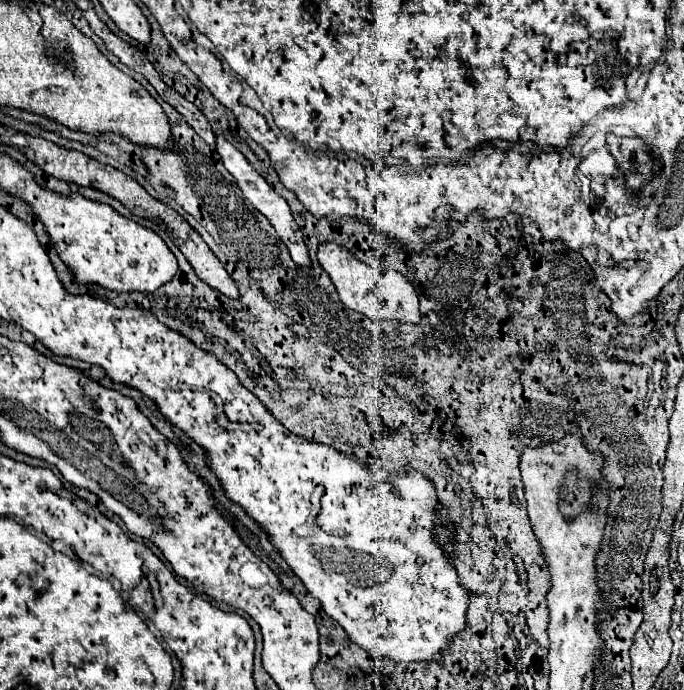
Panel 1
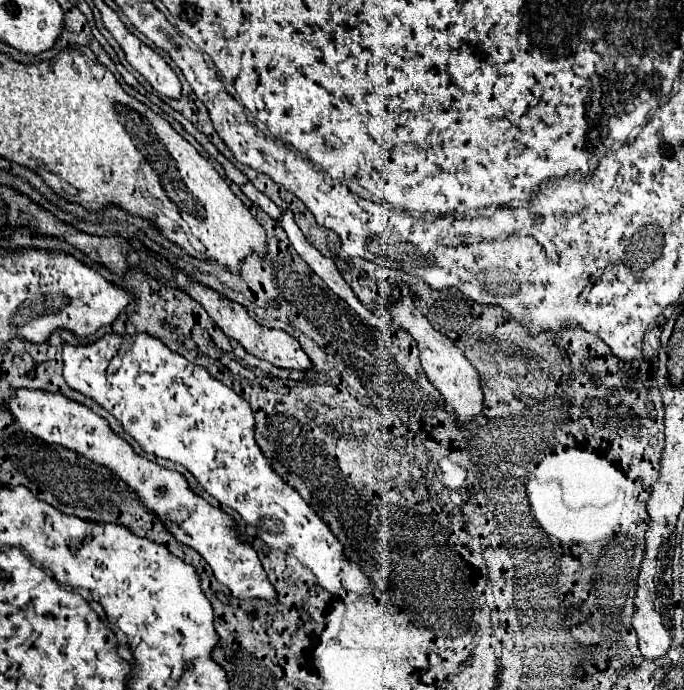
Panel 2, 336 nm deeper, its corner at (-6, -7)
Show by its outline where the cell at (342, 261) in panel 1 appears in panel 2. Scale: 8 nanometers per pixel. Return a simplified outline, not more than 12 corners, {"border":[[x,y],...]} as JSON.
{"border":[[411,298],[387,312],[461,424],[481,412],[479,374]]}

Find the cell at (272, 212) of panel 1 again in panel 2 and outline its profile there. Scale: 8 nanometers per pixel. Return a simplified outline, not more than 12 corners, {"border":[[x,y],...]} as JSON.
{"border":[[291,210],[277,224],[297,254],[339,298],[367,324],[387,328],[387,312],[379,318],[357,300],[333,260],[307,242]]}

